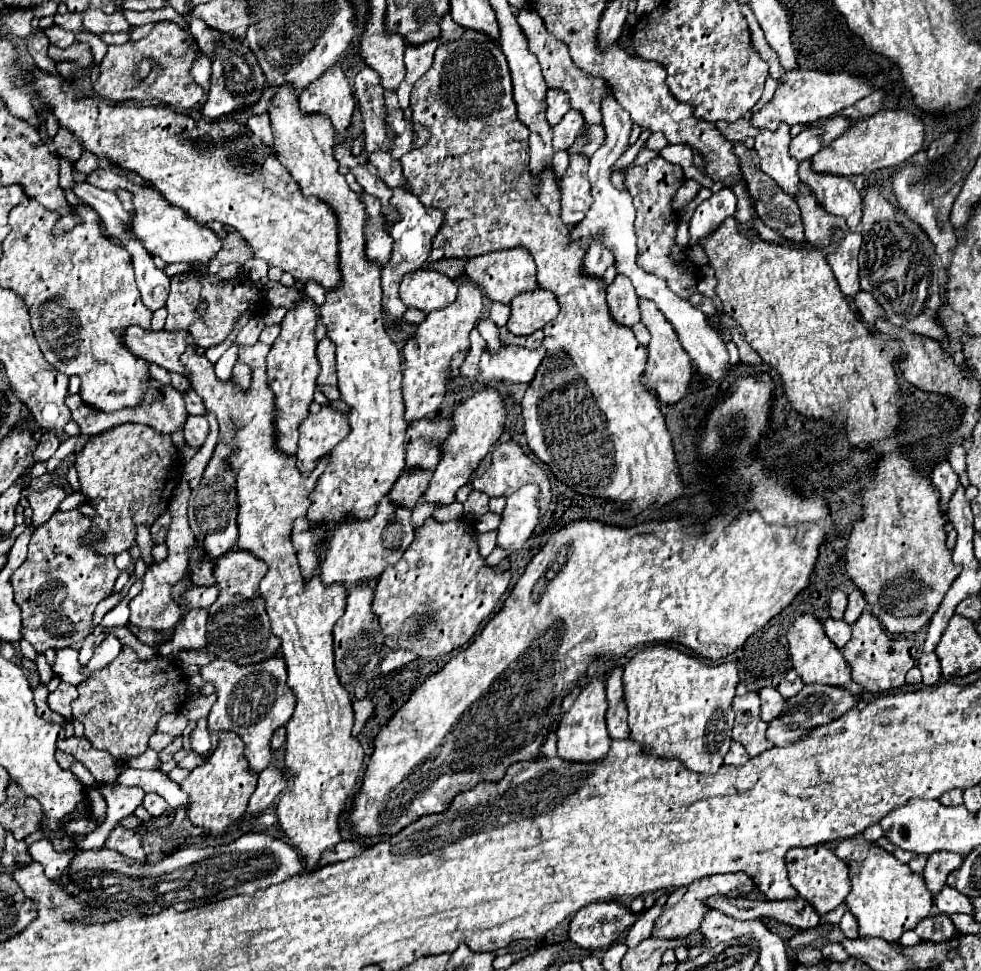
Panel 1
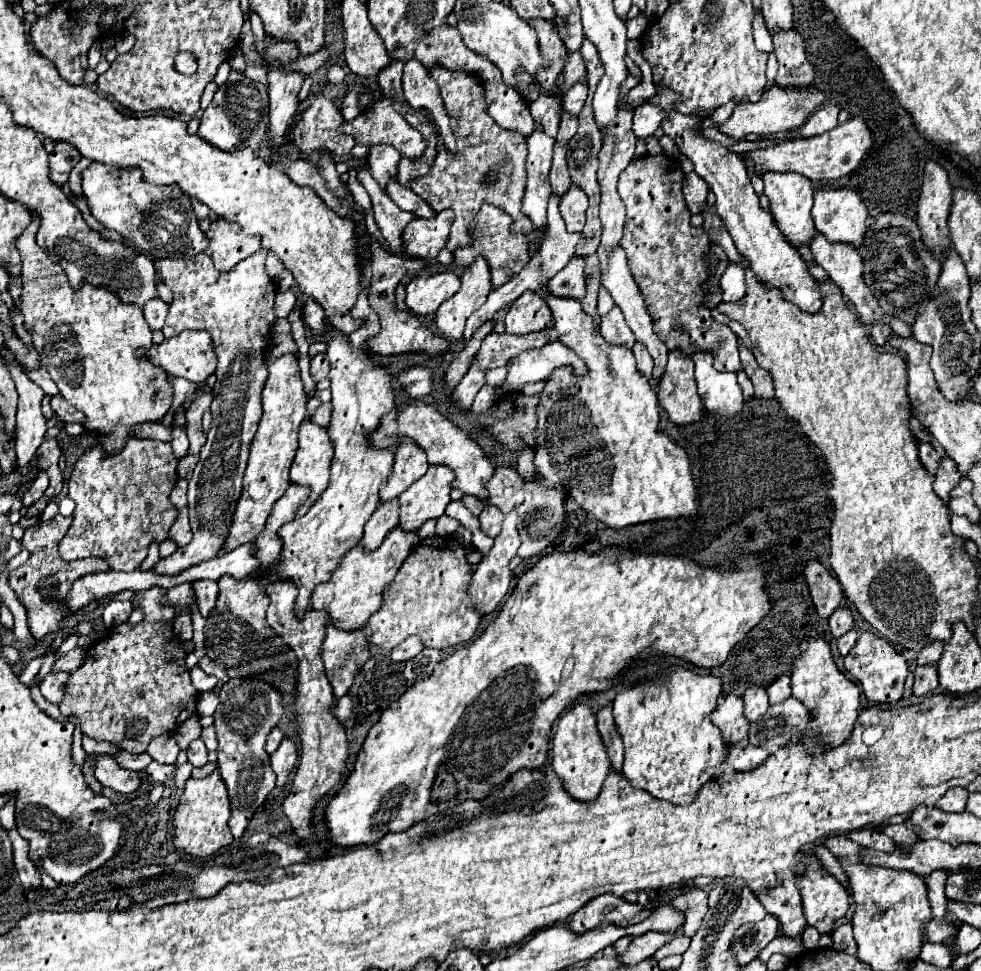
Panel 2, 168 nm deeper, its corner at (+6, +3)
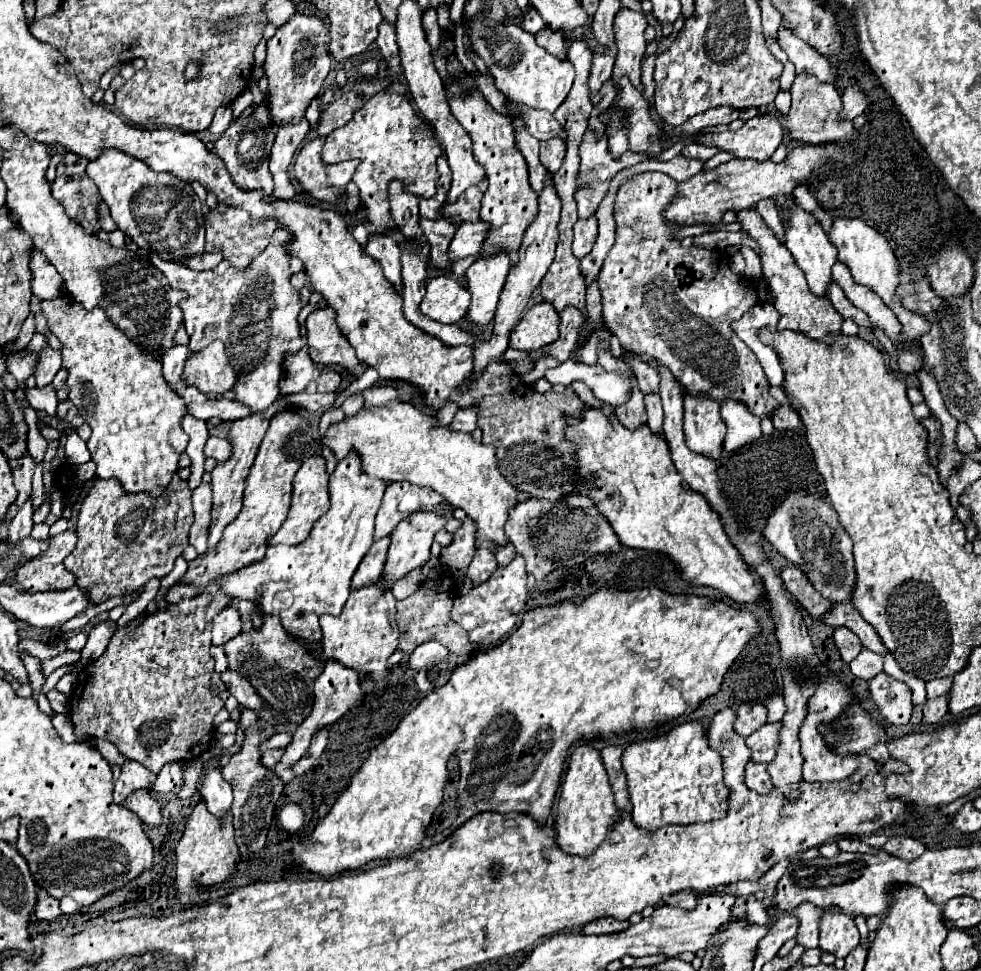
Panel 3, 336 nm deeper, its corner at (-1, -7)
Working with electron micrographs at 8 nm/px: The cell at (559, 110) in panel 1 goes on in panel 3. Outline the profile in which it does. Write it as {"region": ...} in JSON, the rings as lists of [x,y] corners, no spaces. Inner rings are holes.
{"region":[[[555,136],[551,140],[541,142],[541,162],[551,172],[557,172],[559,170],[563,156],[565,156],[565,140],[563,138]]]}

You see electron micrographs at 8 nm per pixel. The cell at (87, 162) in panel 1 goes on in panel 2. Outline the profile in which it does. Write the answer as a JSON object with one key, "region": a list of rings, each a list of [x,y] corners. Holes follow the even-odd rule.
{"region":[[[82,158],[82,162],[80,162],[80,164],[76,164],[76,168],[74,168],[74,170],[72,170],[72,174],[70,174],[68,186],[70,186],[72,194],[76,194],[76,196],[82,196],[82,182],[80,182],[80,172],[82,172],[82,170],[84,170],[88,164],[90,164],[90,160]]]}

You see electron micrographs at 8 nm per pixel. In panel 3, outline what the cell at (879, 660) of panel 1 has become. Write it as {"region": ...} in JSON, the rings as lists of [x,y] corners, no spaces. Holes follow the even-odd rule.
{"region":[[[881,672],[879,676],[873,676],[867,680],[871,700],[875,702],[879,714],[895,726],[903,726],[911,718],[911,688],[903,684],[901,680],[891,678],[889,674]]]}

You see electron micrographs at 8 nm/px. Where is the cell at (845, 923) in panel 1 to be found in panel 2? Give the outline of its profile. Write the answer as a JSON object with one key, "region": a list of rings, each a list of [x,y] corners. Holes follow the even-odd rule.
{"region":[[[850,924],[838,926],[836,932],[832,934],[832,942],[834,942],[834,950],[844,952],[844,954],[856,954],[856,940],[852,936]]]}

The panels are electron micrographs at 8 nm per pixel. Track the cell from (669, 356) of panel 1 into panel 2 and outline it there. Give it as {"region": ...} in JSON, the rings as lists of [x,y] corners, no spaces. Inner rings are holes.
{"region":[[[668,354],[666,374],[656,390],[660,406],[668,412],[670,420],[678,426],[688,426],[704,418],[704,404],[696,392],[694,366],[690,358]]]}

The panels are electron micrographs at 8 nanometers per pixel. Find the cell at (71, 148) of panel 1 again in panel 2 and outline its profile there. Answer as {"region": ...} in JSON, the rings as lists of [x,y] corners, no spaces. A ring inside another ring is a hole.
{"region":[[[58,142],[56,148],[50,154],[50,180],[56,186],[64,186],[68,182],[68,176],[72,168],[80,162],[80,152],[74,146],[68,146],[68,142]]]}

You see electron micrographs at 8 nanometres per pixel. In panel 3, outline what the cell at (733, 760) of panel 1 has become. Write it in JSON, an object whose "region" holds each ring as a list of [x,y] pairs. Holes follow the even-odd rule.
{"region":[[[749,760],[747,768],[745,768],[745,784],[747,784],[747,788],[751,788],[759,794],[771,792],[773,784],[771,784],[771,778],[767,772],[767,764],[759,764],[759,762]]]}

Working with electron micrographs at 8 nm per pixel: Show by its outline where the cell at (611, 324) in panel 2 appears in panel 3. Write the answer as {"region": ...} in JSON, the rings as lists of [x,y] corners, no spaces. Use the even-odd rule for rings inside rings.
{"region":[[[623,350],[621,358],[623,358],[623,362],[635,372],[637,382],[639,382],[639,388],[641,388],[643,394],[647,394],[647,392],[657,392],[657,390],[659,390],[659,376],[657,376],[655,368],[651,368],[647,362],[643,362],[635,352],[627,352],[627,354],[625,354],[625,350]]]}

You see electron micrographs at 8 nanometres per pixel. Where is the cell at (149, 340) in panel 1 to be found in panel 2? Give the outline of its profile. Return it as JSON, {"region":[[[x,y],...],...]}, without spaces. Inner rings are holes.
{"region":[[[184,330],[182,334],[154,346],[148,356],[156,366],[170,376],[180,376],[190,382],[206,382],[216,370],[216,354],[212,338],[206,330]]]}

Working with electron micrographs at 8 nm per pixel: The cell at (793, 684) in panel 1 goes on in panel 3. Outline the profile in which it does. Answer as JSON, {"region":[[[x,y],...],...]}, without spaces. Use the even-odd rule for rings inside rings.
{"region":[[[773,696],[773,698],[769,698],[767,702],[765,702],[765,706],[767,706],[767,710],[769,710],[769,722],[779,722],[781,718],[783,718],[783,714],[785,714],[785,700],[783,700],[783,696]]]}

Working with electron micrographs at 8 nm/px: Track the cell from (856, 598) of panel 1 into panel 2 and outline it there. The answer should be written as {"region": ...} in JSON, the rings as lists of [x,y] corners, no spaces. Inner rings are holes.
{"region":[[[838,608],[834,610],[834,614],[830,616],[830,632],[834,638],[840,638],[844,636],[848,630],[854,628],[854,618],[852,618],[852,612],[850,610],[844,610],[844,608]]]}

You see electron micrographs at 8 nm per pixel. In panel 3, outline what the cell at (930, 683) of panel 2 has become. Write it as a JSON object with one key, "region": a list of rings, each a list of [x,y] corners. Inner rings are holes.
{"region":[[[945,696],[929,698],[923,704],[923,724],[939,724],[947,710],[949,708],[947,708],[947,698]]]}

